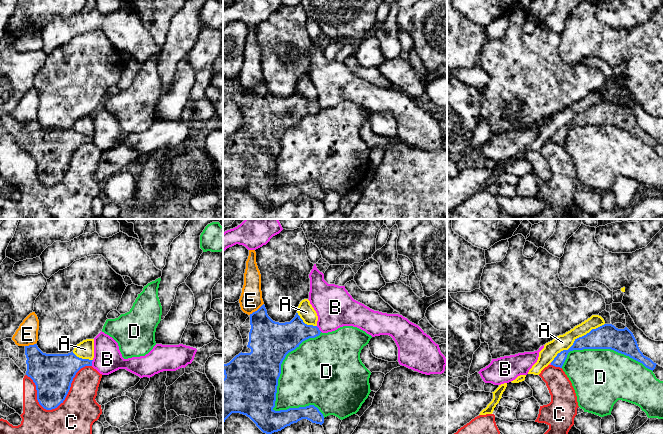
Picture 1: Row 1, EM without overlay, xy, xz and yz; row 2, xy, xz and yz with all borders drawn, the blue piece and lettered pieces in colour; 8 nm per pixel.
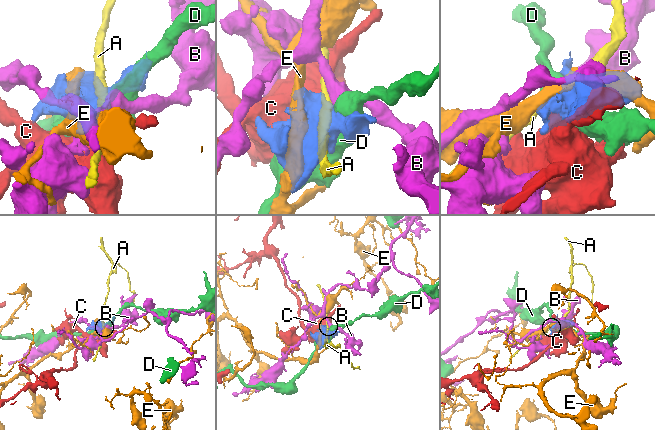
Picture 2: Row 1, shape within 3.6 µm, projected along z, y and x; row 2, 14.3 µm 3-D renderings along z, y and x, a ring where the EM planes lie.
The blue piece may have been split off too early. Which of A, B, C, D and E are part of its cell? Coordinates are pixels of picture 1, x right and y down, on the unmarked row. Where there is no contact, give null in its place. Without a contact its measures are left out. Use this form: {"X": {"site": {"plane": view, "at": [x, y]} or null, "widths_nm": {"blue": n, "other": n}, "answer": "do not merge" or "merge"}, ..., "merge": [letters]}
{"A": {"site": {"plane": "yz", "at": [576, 115]}, "widths_nm": {"blue": 200, "other": 130}, "answer": "do not merge"}, "B": {"site": {"plane": "xy", "at": [91, 139]}, "widths_nm": {"blue": 240, "other": 220}, "answer": "do not merge"}, "C": {"site": {"plane": "xy", "at": [57, 182]}, "widths_nm": {"blue": 300, "other": 480}, "answer": "do not merge"}, "D": {"site": {"plane": "xz", "at": [280, 141]}, "widths_nm": {"blue": 420, "other": 460}, "answer": "do not merge"}, "E": {"site": {"plane": "xz", "at": [257, 86]}, "widths_nm": {"blue": 300, "other": 180}, "answer": "do not merge"}, "merge": []}

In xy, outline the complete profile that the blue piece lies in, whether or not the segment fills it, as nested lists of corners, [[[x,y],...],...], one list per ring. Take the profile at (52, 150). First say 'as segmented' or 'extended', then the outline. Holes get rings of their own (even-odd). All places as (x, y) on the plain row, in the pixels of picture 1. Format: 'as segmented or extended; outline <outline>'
extended; outline [[[12,114],[0,117],[0,134],[10,134],[36,161],[37,176],[46,186],[65,176],[76,149],[92,137],[68,130],[46,130],[37,120],[18,122]]]

